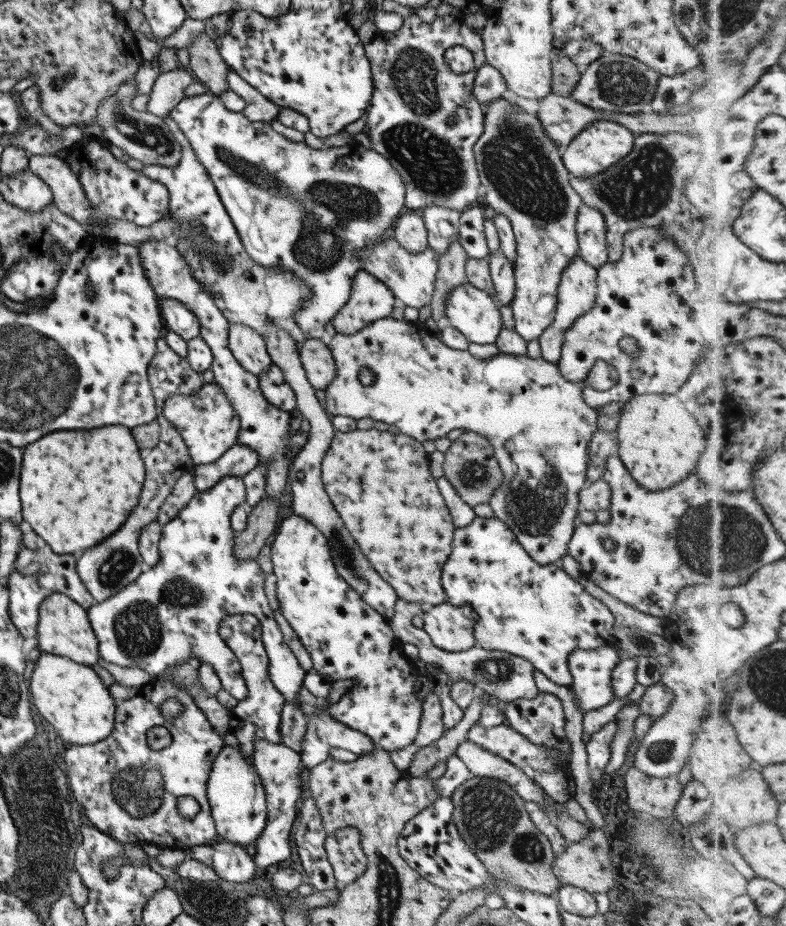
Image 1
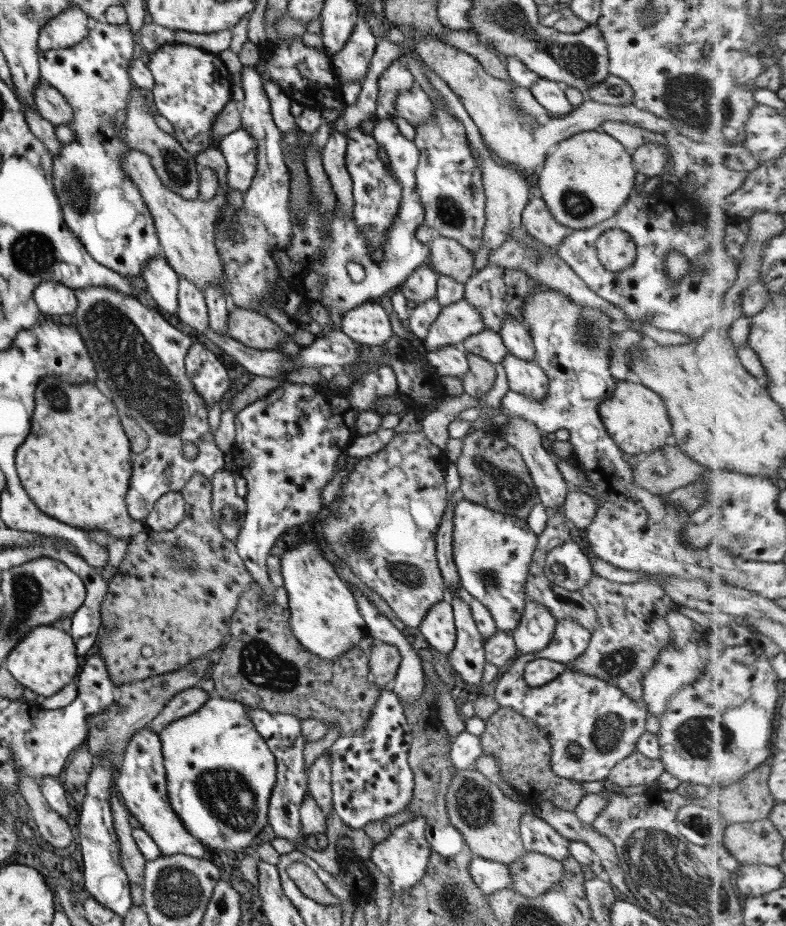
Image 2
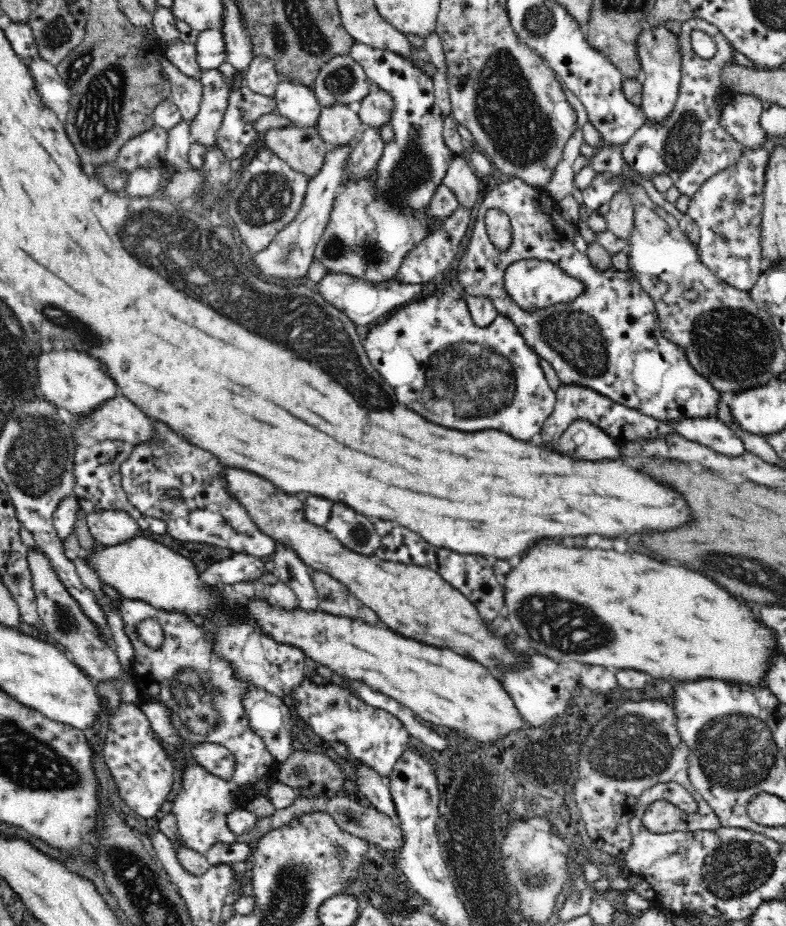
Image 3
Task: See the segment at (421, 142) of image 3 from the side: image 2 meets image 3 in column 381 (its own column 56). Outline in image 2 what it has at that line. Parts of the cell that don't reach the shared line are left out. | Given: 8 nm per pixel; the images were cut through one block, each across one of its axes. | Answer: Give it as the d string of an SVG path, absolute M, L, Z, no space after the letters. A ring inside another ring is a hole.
M97 20L90 25L88 36L83 41L67 48L37 51L40 77L57 89L73 109L73 122L67 126L75 131L75 140L62 143L59 154L51 156L51 183L65 227L79 240L94 262L126 278L138 276L149 258L161 254L153 218L139 194L139 188L127 178L127 174L121 172L121 153L129 151L129 148L113 130L113 125L119 125L125 119L125 103L132 86L128 66L139 54L133 40L129 23L115 25Z

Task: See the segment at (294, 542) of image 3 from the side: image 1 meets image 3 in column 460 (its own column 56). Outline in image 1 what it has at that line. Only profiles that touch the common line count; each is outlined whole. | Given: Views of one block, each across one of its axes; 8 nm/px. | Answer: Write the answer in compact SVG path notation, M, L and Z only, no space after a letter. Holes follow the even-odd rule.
M60 592L50 594L38 608L37 648L47 654L56 654L69 658L77 664L90 667L98 662L98 640L93 634L86 609L73 602L68 596Z

